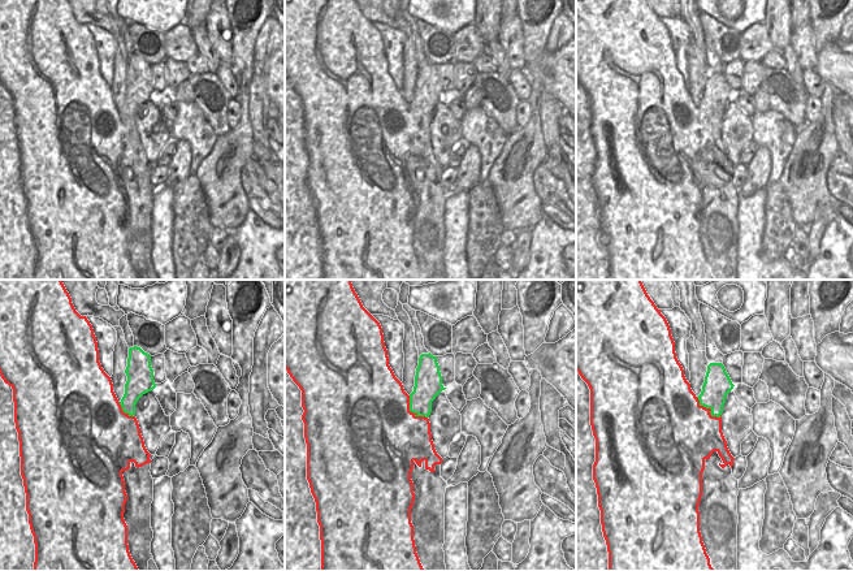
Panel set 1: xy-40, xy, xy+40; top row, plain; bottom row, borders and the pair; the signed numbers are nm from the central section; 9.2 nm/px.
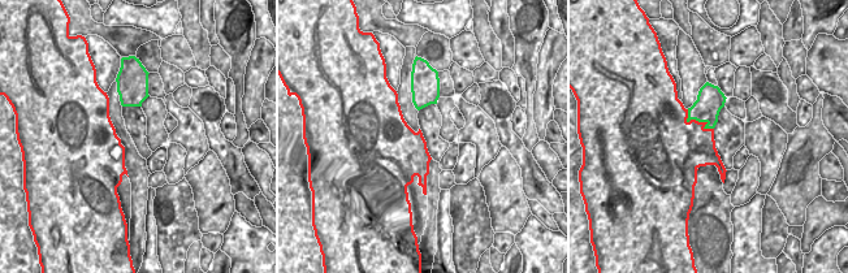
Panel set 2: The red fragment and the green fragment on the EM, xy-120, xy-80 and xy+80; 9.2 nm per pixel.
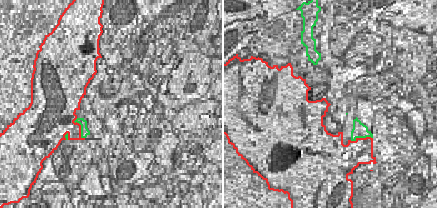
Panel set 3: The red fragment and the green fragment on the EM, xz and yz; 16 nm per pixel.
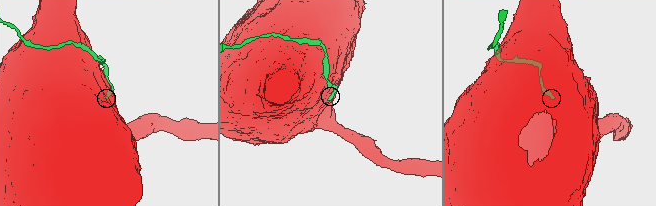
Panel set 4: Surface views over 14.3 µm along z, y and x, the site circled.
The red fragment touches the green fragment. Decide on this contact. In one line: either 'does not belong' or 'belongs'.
does not belong

